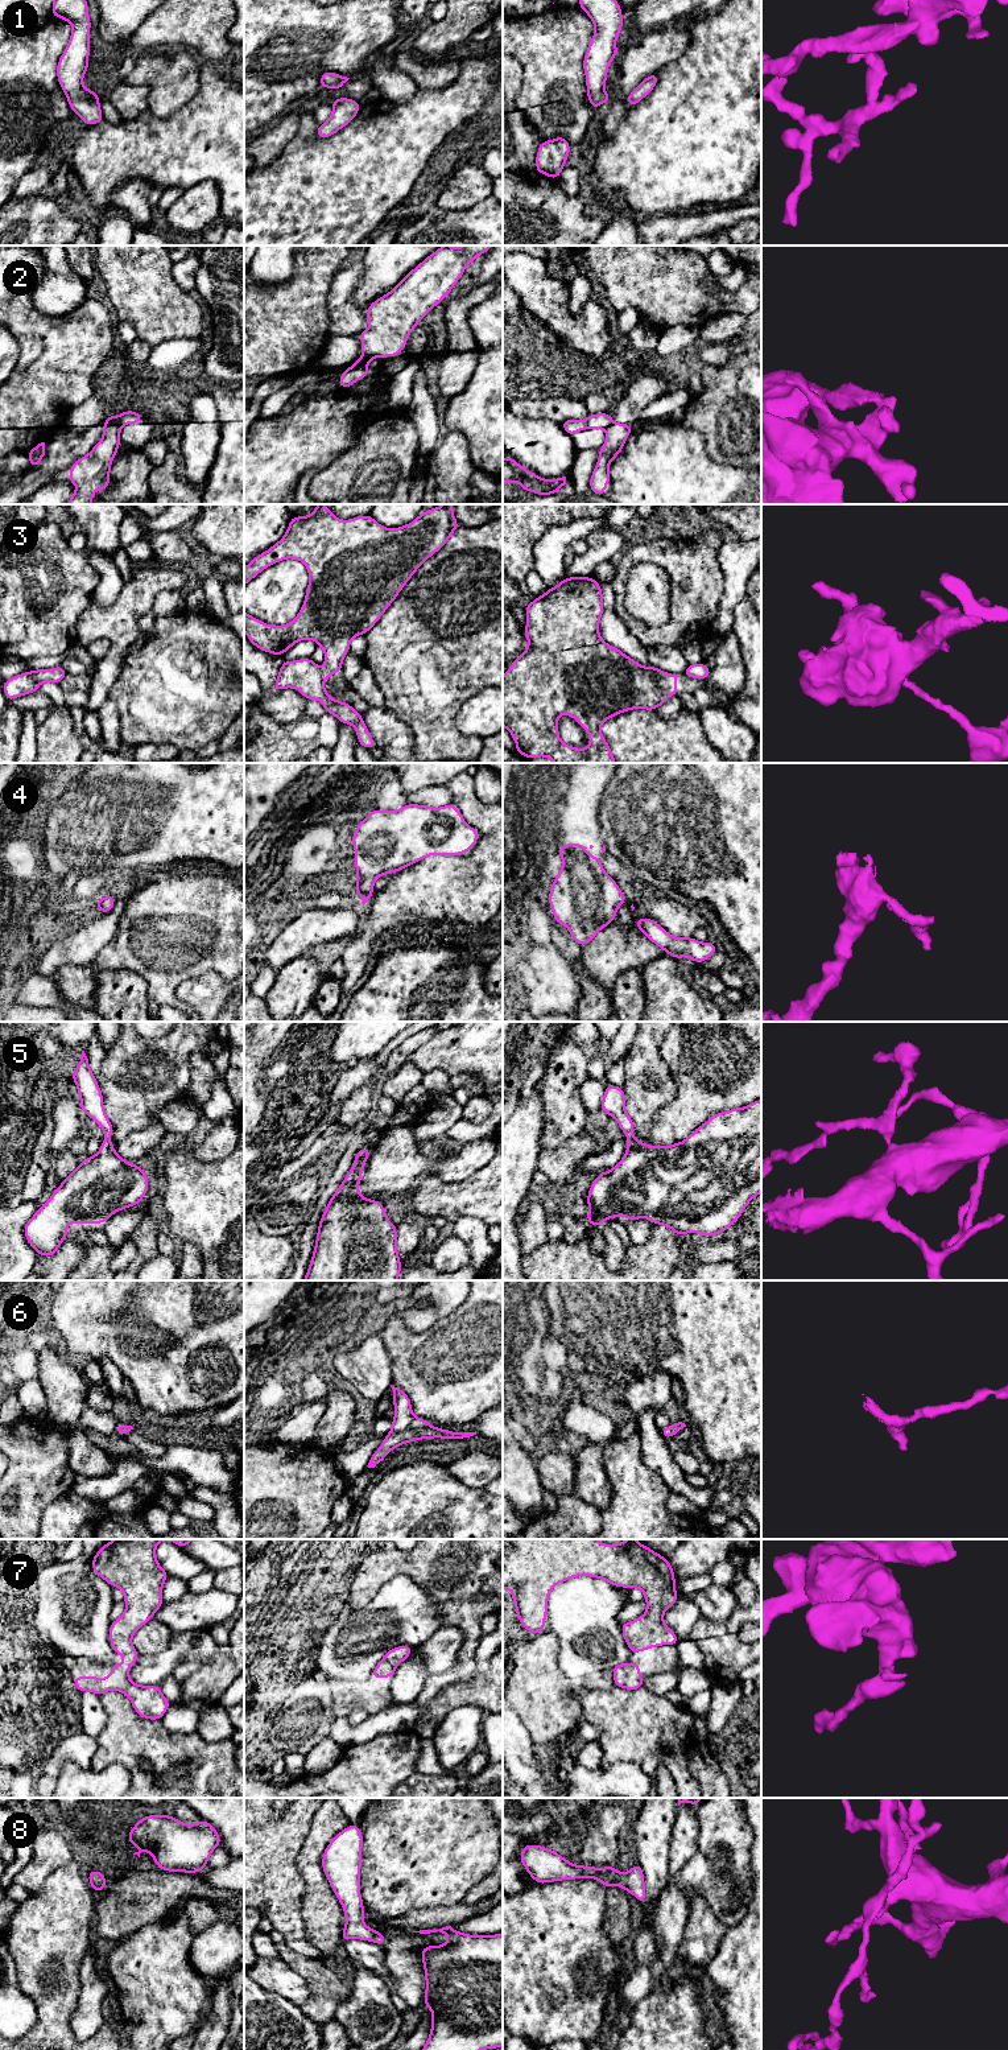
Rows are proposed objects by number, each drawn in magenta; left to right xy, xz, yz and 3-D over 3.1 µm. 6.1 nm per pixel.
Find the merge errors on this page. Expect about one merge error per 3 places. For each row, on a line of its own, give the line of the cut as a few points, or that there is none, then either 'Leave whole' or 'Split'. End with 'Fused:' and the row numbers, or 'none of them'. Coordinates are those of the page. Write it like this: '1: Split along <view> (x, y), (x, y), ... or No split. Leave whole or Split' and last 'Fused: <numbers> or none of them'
1: No split. Leave whole
2: Split along xy (104, 423), (116, 423), (120, 427). Split
3: Split along xz (321, 671), (323, 677). Split
4: No split. Leave whole
5: No split. Leave whole
6: No split. Leave whole
7: No split. Leave whole
8: No split. Leave whole
Fused: 2, 3

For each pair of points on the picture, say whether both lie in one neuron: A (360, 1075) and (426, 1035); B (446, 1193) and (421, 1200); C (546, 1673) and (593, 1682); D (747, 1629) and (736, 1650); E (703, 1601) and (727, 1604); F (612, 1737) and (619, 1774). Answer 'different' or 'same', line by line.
A: same
B: same
C: same
D: different
E: same
F: different

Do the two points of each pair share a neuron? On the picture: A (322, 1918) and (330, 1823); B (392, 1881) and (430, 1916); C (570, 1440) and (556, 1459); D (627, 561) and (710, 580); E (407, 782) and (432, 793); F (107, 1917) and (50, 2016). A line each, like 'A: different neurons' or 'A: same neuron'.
A: same neuron
B: different neurons
C: different neurons
D: same neuron
E: different neurons
F: different neurons

